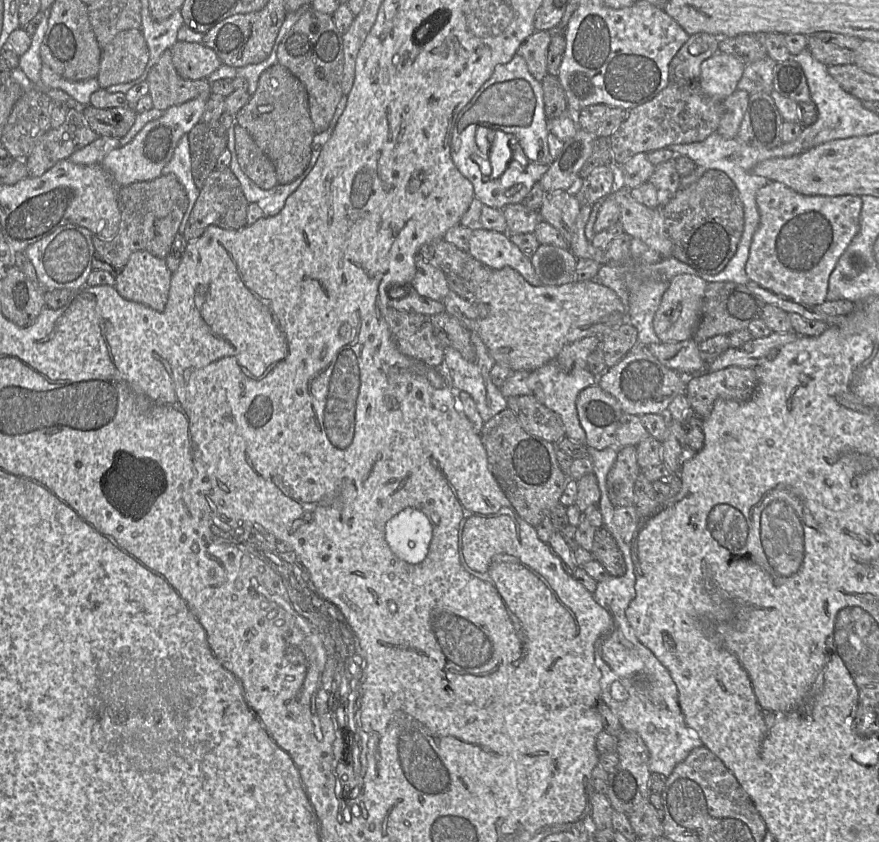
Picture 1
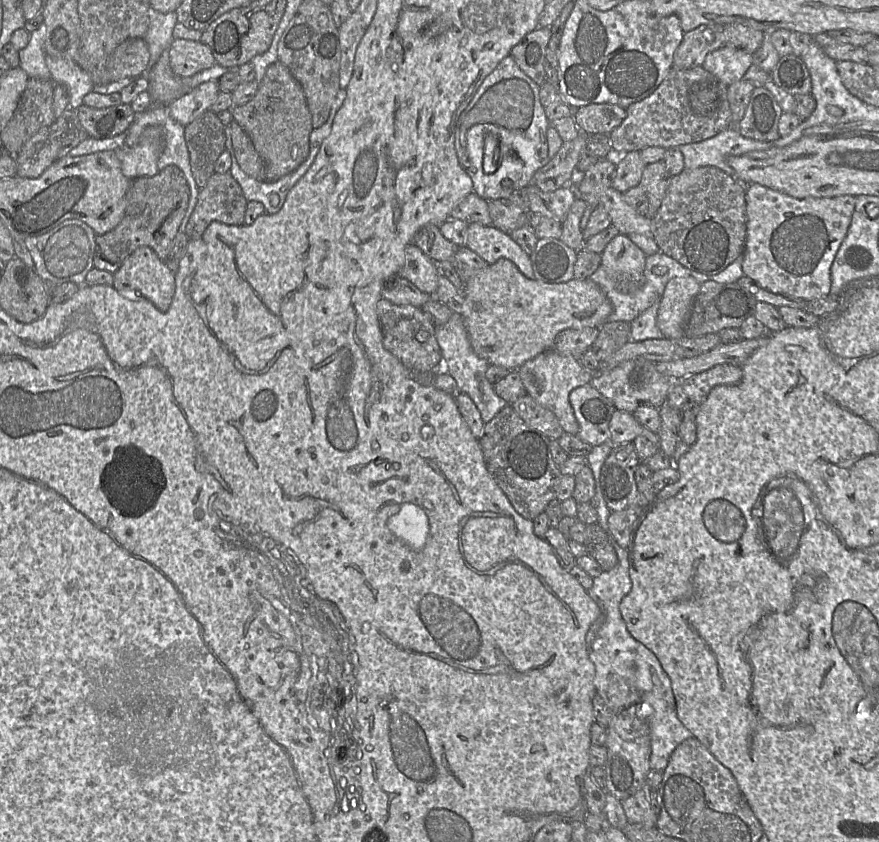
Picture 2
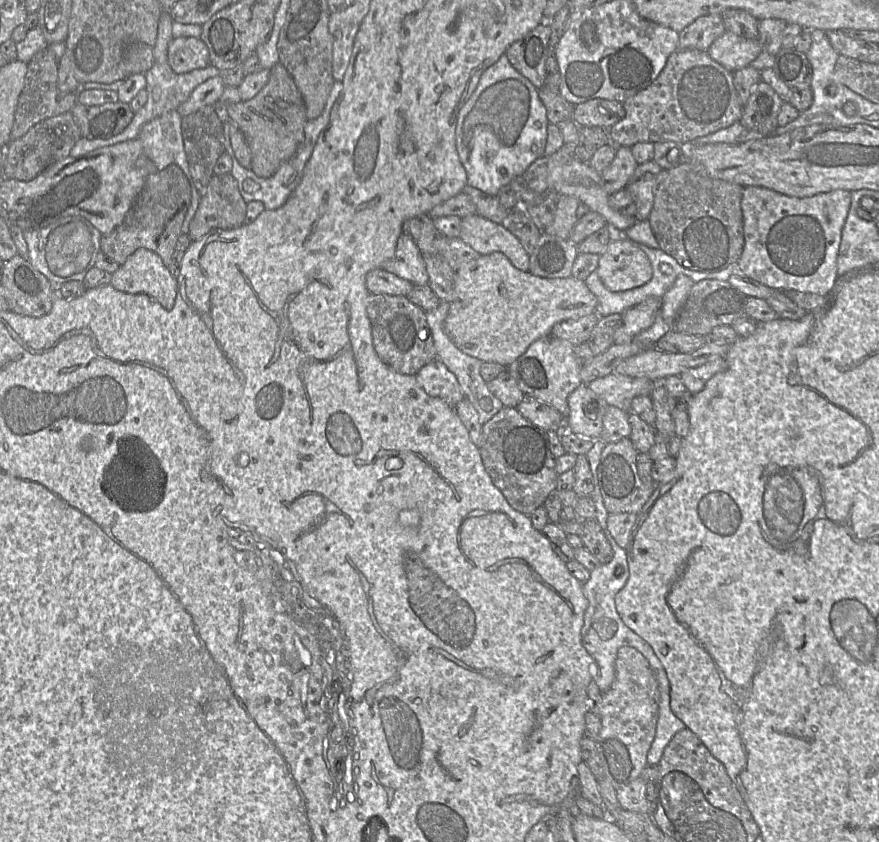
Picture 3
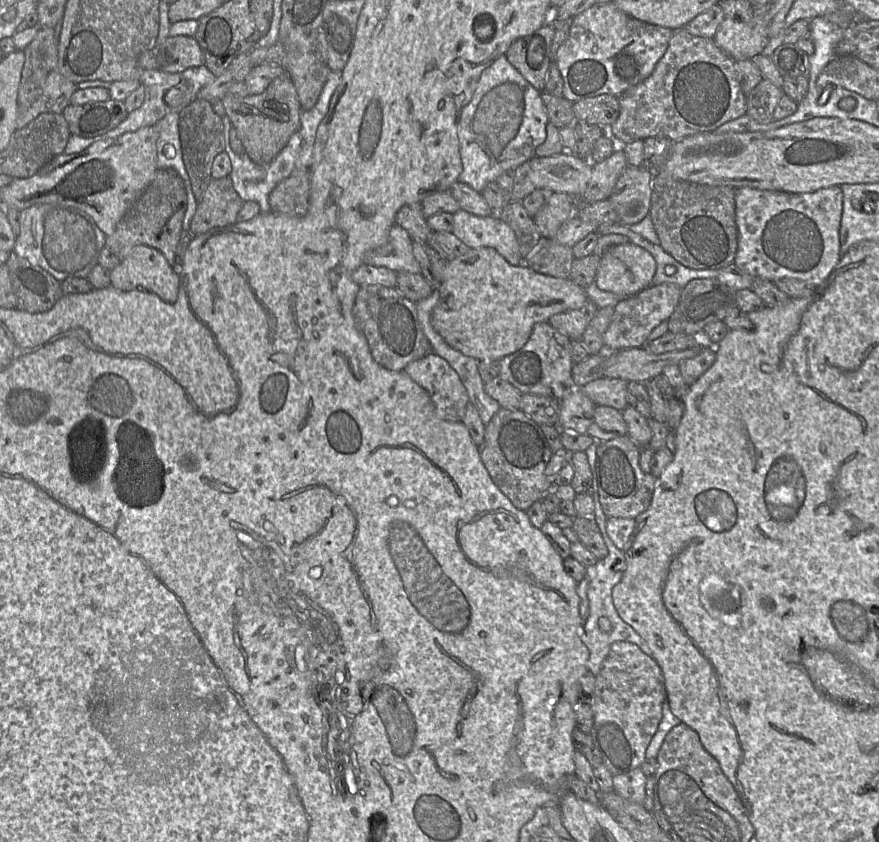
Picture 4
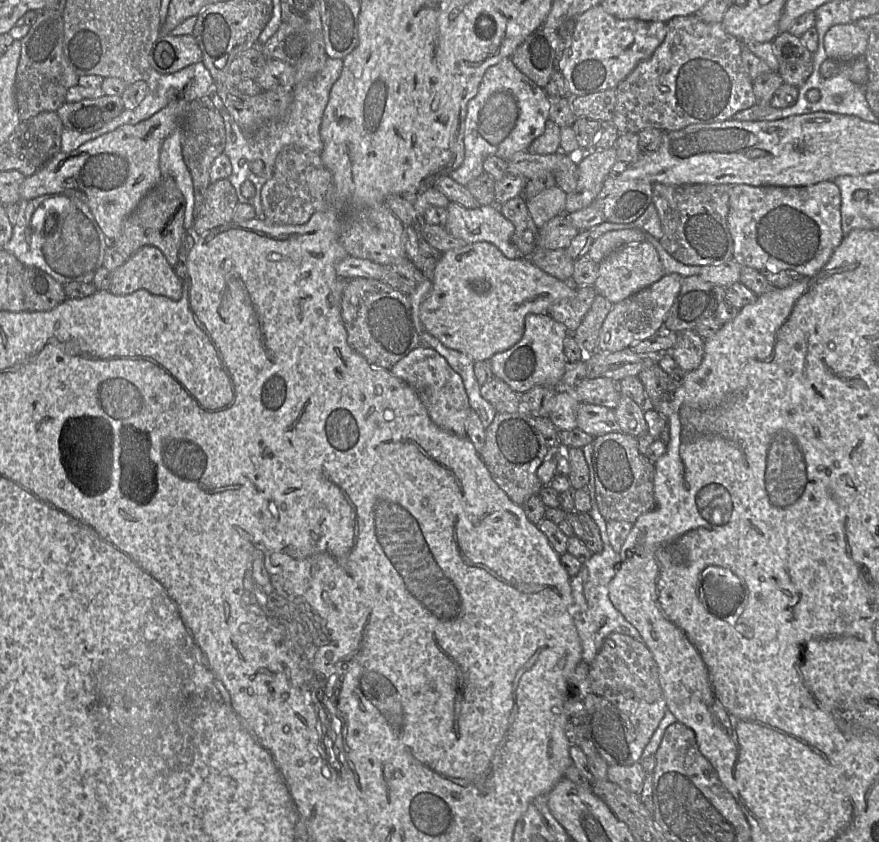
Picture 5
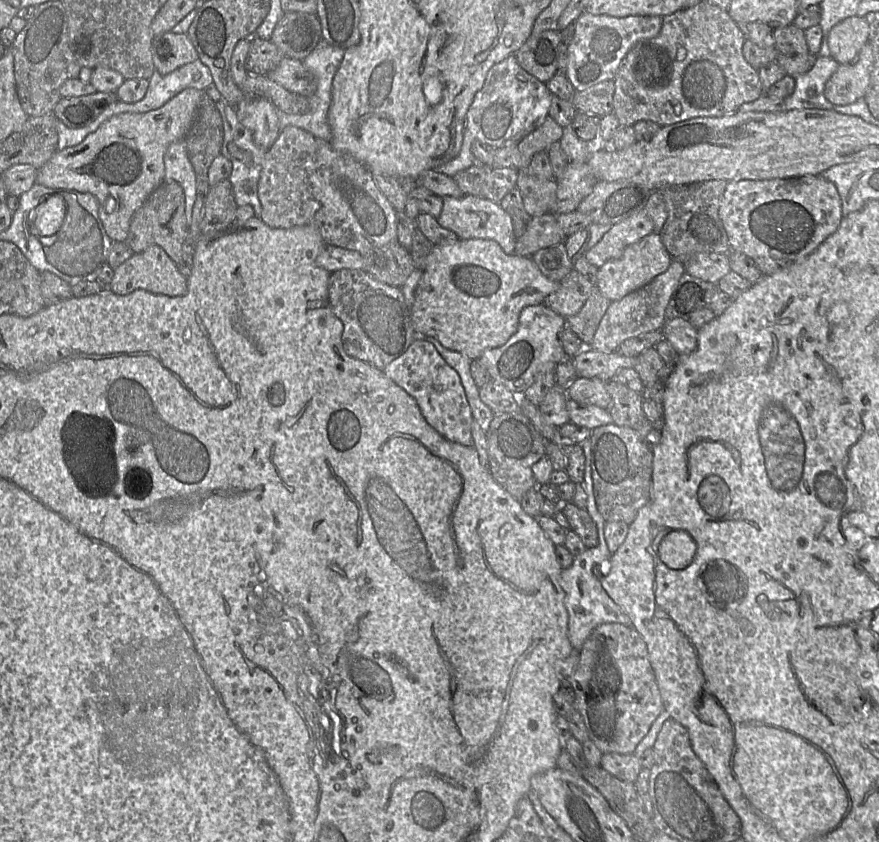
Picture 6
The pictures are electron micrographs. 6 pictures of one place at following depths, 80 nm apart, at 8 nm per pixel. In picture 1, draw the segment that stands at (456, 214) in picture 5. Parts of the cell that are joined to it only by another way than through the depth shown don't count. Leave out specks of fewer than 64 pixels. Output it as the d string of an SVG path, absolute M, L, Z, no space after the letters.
M488 229L473 230L468 253L491 269L510 267L519 272L531 285L543 285L530 258L510 240L507 232Z

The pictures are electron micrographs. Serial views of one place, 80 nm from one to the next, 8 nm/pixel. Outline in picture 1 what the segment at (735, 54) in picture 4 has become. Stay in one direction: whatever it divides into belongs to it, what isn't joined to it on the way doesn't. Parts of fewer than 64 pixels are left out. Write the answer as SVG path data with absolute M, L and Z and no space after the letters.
M717 52L702 63L699 86L708 96L723 101L737 89L745 66L734 56Z

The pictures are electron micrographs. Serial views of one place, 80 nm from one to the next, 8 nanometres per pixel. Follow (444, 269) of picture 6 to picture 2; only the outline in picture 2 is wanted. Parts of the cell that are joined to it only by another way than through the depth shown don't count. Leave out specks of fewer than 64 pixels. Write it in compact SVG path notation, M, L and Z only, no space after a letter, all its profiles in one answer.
M505 258L488 264L465 285L463 322L474 352L490 365L516 370L528 360L554 347L558 333L565 329L580 330L586 327L599 328L608 321L613 311L612 304L603 290L588 279L571 279L562 283L547 283L527 278L518 267Z

